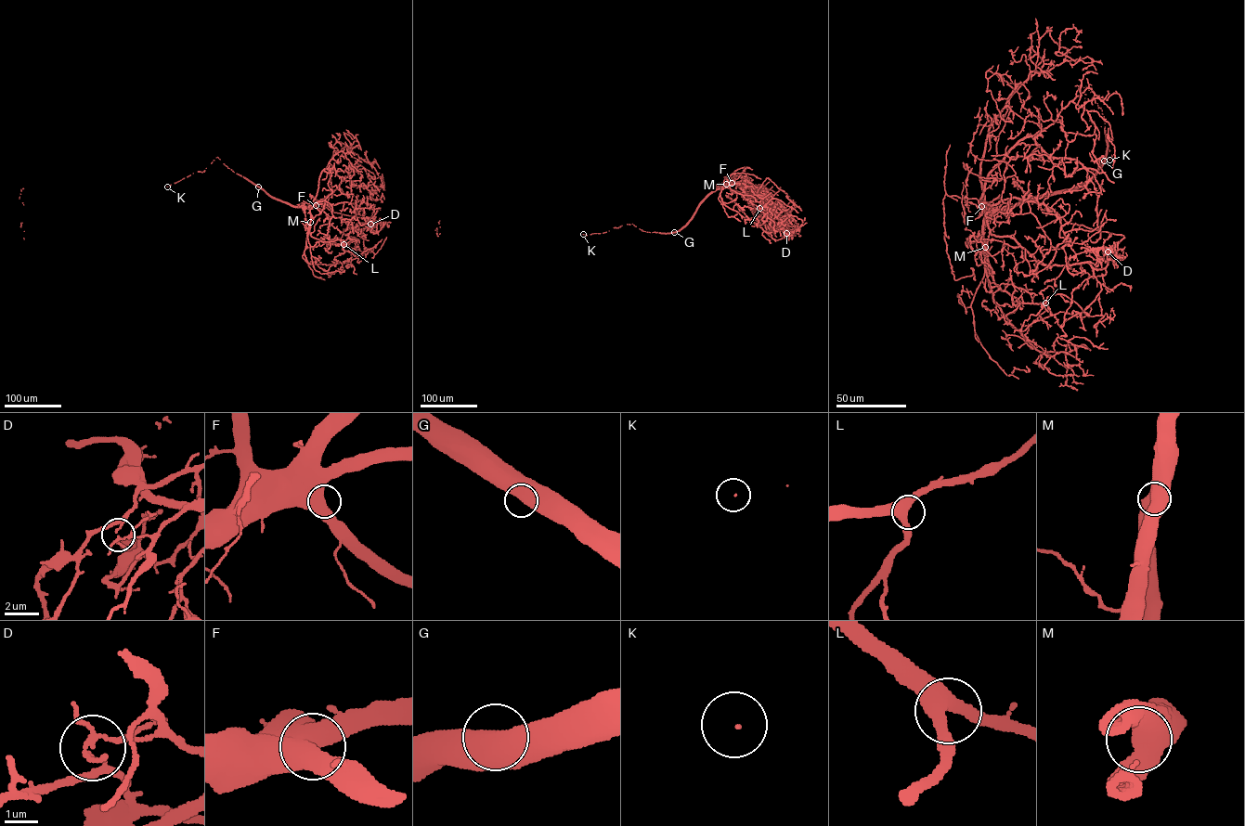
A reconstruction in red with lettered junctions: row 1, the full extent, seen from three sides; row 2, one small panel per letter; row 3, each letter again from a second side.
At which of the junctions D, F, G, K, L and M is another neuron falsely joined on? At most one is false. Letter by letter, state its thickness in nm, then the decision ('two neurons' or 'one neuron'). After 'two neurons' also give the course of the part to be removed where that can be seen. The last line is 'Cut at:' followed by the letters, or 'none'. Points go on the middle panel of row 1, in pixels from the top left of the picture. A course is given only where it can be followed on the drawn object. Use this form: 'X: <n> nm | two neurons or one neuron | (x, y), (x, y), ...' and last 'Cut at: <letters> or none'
D: 110 nm | two neurons | (786, 233), (784, 237), (772, 238), (725, 195)
F: 550 nm | one neuron
G: 800 nm | one neuron
K: 30 nm | one neuron
L: 460 nm | one neuron
M: 750 nm | one neuron
Cut at: D

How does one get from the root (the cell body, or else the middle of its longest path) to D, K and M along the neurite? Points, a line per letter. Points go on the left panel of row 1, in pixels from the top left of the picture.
D: (259, 187), (272, 197), (292, 205), (316, 205), (330, 216), (342, 217), (351, 228), (369, 229), (370, 224)
K: (259, 187), (234, 172), (217, 157), (204, 172), (192, 173), (167, 187)
M: (259, 187), (275, 199), (306, 207), (310, 222)

